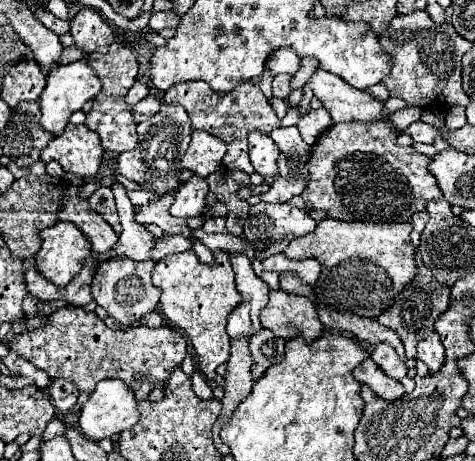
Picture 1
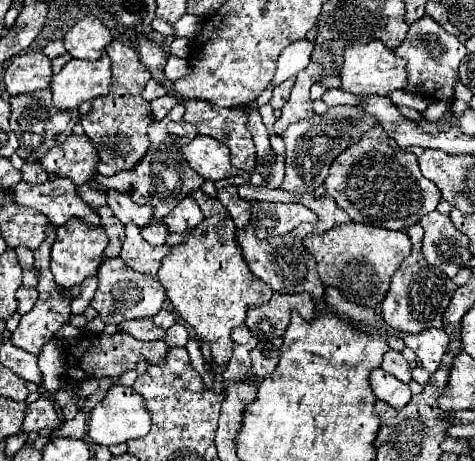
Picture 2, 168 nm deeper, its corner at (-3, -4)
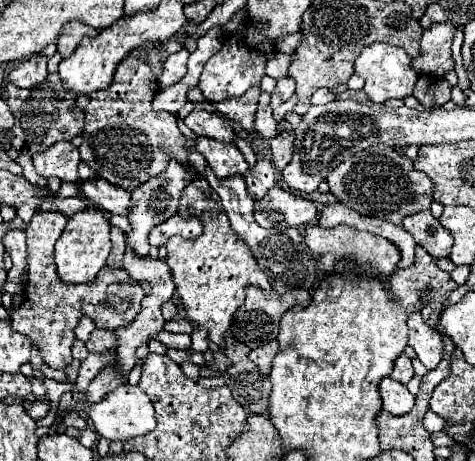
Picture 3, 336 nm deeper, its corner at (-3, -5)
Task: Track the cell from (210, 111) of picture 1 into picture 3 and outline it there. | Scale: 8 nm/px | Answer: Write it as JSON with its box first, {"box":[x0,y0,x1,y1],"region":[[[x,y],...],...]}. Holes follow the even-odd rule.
{"box":[184,109,236,143],"region":[[[194,109],[184,123],[198,135],[198,137],[210,137],[210,139],[218,139],[224,143],[234,143],[236,139],[236,131],[232,129],[232,123],[214,113],[214,111],[206,111],[206,109]]]}

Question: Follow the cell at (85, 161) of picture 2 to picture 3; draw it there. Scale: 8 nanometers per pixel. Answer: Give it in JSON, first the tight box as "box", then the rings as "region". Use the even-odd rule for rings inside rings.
{"box":[32,141,80,181],"region":[[[60,141],[32,157],[36,173],[42,177],[58,177],[60,181],[78,181],[80,153],[70,141]]]}

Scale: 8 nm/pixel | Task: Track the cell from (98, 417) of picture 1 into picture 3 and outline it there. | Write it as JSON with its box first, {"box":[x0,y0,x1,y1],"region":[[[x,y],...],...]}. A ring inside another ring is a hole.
{"box":[90,383,156,441],"region":[[[130,383],[120,385],[112,393],[108,393],[100,403],[90,407],[90,419],[94,423],[94,429],[100,437],[108,441],[128,441],[138,435],[148,435],[156,427],[154,419],[154,407],[146,393],[142,393],[140,387],[132,387]]]}

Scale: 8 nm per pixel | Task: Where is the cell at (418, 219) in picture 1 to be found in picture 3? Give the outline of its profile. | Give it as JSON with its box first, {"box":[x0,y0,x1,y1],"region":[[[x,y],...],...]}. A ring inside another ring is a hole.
{"box":[390,245,457,327],"region":[[[416,245],[416,261],[414,265],[402,269],[402,271],[396,271],[392,277],[390,277],[390,293],[392,297],[406,309],[408,315],[414,315],[414,313],[422,313],[422,317],[426,319],[428,325],[436,327],[438,319],[440,319],[440,313],[444,311],[444,303],[446,299],[450,297],[450,293],[457,289],[456,283],[450,279],[450,273],[442,271],[434,261],[432,257],[428,257],[428,253]]]}

